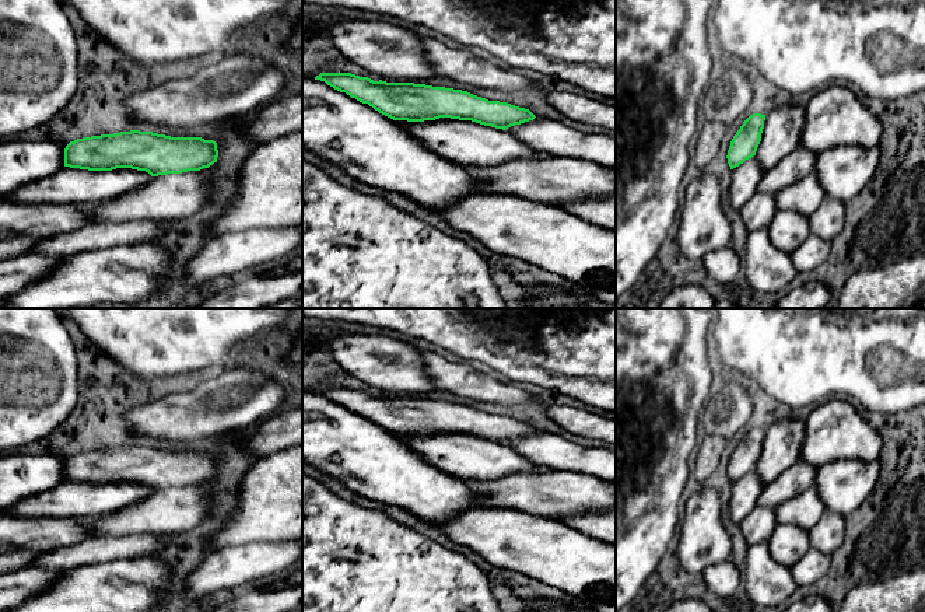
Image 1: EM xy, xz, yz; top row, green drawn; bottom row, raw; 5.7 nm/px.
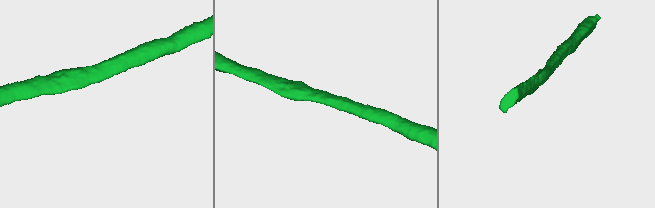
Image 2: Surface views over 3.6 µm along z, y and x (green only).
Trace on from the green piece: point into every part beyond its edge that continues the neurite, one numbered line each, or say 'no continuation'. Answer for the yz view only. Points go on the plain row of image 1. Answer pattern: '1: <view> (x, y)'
no continuation

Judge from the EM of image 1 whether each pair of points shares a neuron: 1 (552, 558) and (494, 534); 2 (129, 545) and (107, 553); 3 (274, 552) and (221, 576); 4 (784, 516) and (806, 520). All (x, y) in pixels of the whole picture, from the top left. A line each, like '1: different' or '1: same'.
1: same
2: same
3: same
4: same

